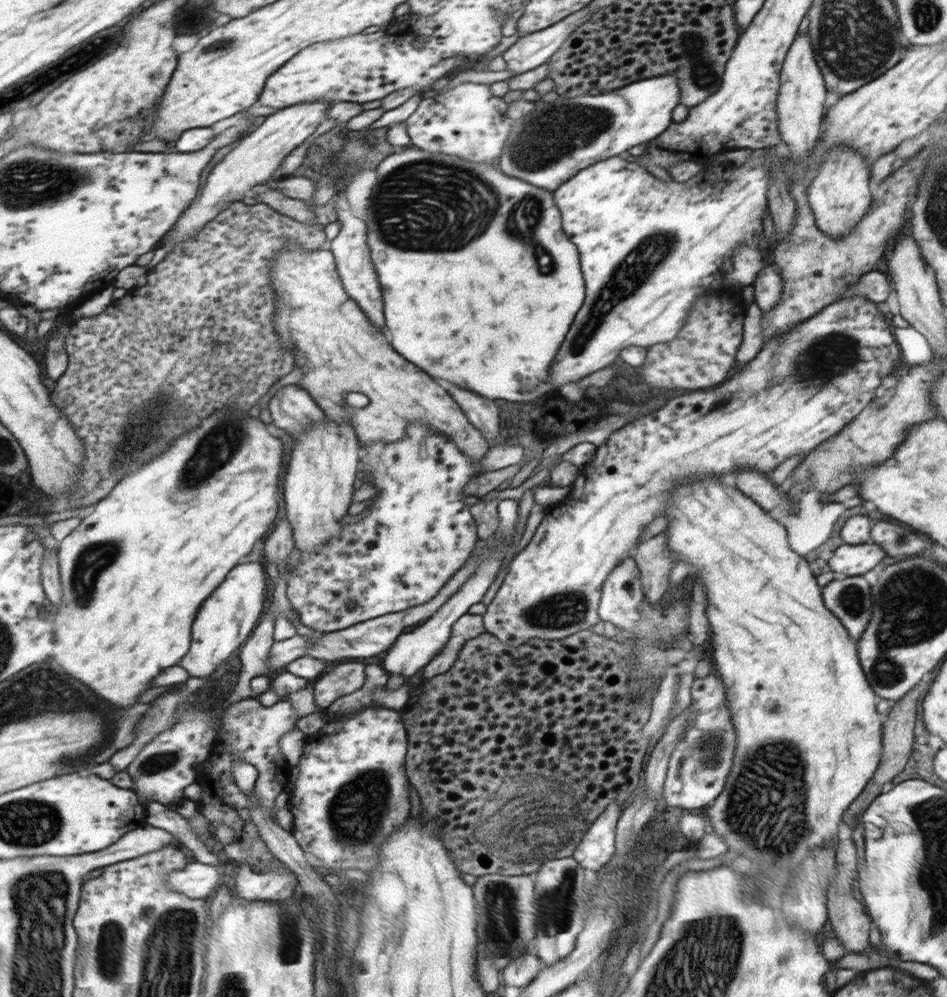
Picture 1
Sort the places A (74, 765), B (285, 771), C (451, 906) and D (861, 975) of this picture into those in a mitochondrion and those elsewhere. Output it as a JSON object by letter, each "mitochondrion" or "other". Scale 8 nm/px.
{"A":"mitochondrion","B":"other","C":"other","D":"other"}

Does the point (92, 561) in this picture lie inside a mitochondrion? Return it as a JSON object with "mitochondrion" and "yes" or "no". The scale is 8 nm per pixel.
{"mitochondrion":"yes"}

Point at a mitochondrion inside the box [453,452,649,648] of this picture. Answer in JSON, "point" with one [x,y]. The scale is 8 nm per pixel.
{"point":[568,608]}

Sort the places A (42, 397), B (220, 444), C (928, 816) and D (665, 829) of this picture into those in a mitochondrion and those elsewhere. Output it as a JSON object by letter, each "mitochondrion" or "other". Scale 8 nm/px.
{"A":"other","B":"mitochondrion","C":"mitochondrion","D":"other"}

